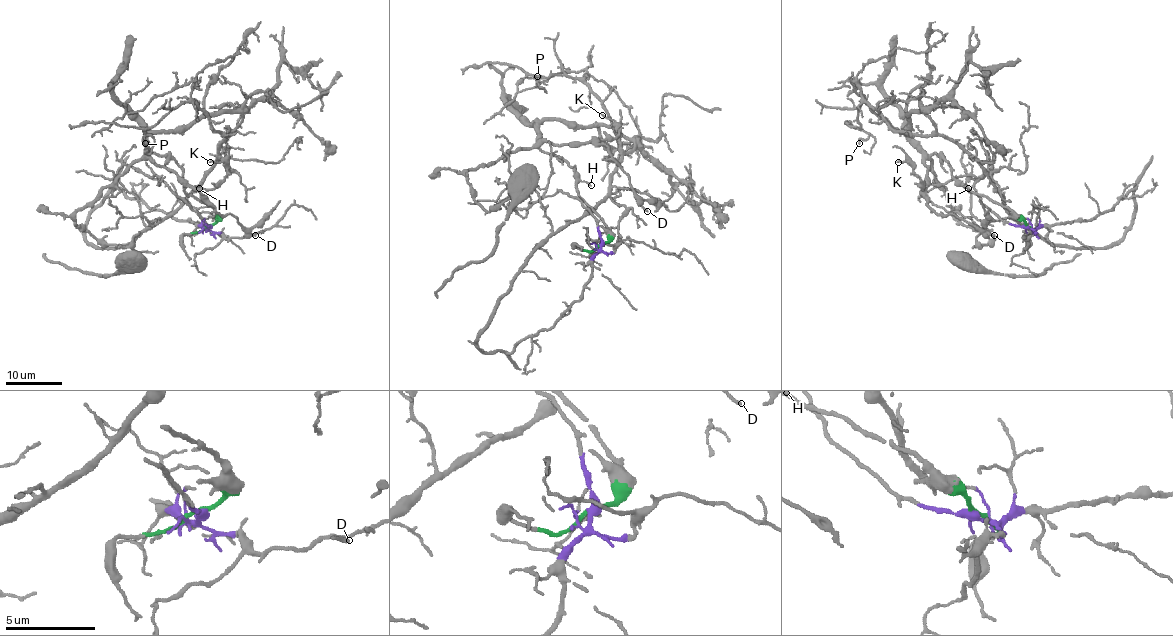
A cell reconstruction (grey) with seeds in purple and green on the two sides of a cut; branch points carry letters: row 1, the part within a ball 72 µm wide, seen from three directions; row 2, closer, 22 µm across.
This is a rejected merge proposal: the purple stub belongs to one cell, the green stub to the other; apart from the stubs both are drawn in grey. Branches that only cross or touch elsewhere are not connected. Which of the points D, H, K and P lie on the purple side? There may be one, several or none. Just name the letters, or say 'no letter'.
P

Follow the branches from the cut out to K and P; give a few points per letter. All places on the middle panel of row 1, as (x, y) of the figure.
K: (599, 245), (608, 240), (608, 229), (579, 196), (575, 169), (540, 148), (613, 139), (618, 128), (601, 114)
P: (600, 245), (552, 326), (484, 353), (479, 332), (520, 267), (607, 194), (621, 158), (585, 83), (537, 76)

